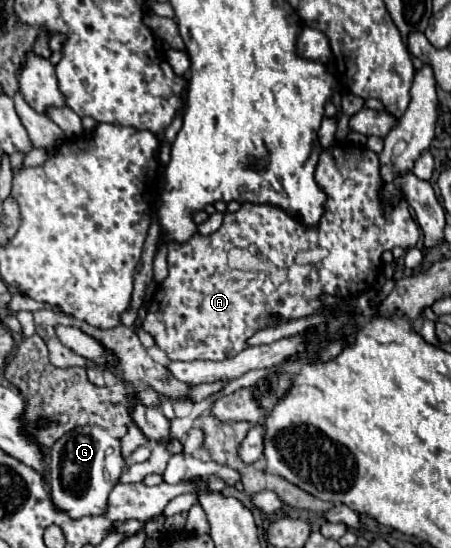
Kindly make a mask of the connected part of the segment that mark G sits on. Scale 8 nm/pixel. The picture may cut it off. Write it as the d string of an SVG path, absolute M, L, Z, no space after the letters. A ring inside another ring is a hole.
M99 426L73 428L61 436L49 452L49 472L51 472L51 498L55 506L67 512L71 518L103 514L107 506L107 496L117 484L125 460L121 458L119 440Z

